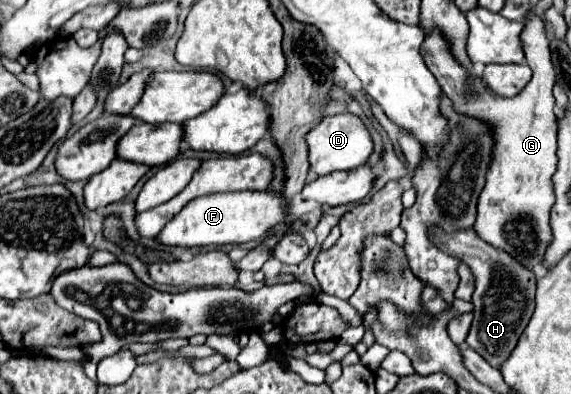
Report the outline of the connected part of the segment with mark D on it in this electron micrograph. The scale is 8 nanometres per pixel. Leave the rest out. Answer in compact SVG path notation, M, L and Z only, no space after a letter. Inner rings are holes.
M337 113L337 115L325 117L313 131L309 131L307 145L309 145L309 161L311 161L313 175L329 175L341 169L345 171L355 169L363 165L373 153L371 135L363 125L363 121L353 113Z

